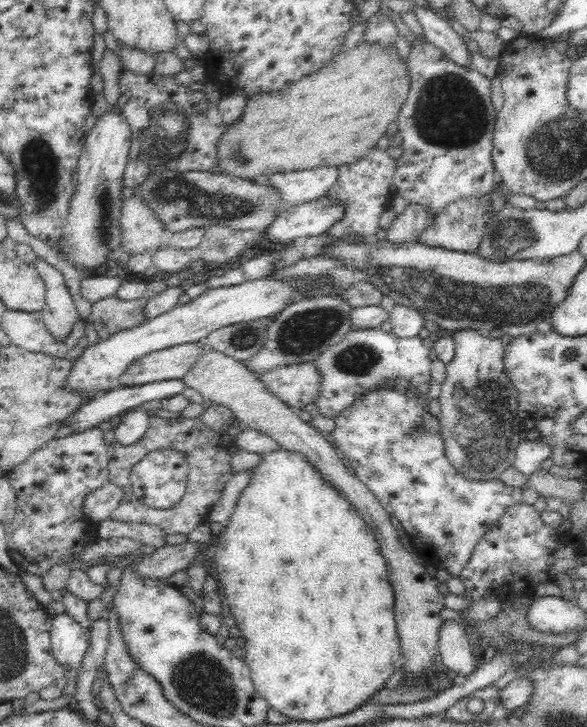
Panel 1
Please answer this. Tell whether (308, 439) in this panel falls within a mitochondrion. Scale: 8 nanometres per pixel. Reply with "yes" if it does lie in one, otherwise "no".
no

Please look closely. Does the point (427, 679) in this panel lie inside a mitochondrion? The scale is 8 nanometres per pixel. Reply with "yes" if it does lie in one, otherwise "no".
no

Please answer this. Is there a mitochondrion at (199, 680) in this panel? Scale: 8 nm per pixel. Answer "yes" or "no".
yes

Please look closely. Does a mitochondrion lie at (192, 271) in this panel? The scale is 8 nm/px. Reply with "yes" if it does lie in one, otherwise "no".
no

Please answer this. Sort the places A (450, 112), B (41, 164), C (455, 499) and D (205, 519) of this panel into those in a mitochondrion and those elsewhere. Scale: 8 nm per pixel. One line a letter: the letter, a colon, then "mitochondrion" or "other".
A: mitochondrion
B: mitochondrion
C: other
D: other

